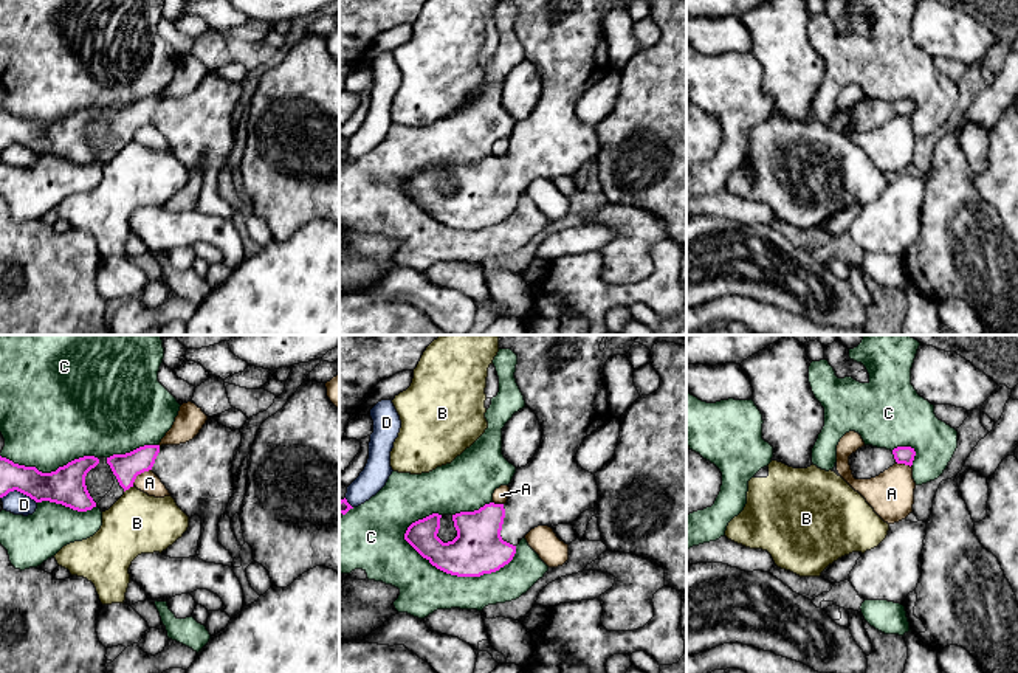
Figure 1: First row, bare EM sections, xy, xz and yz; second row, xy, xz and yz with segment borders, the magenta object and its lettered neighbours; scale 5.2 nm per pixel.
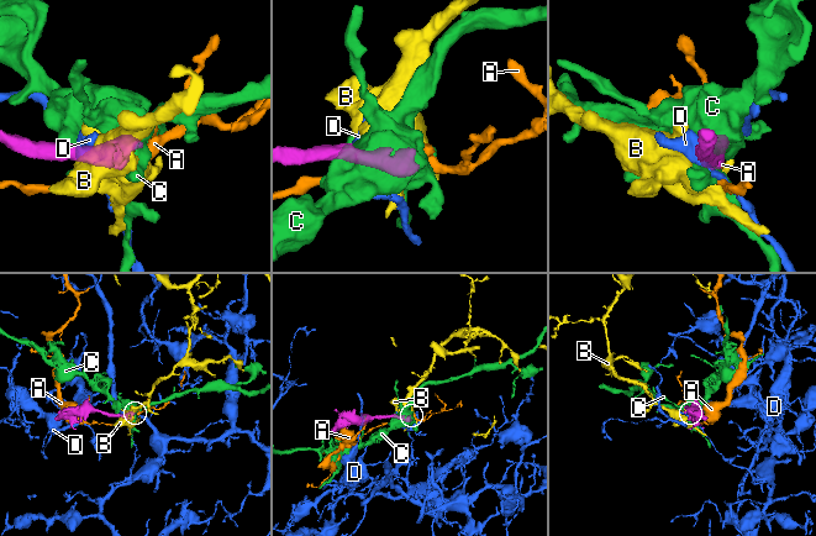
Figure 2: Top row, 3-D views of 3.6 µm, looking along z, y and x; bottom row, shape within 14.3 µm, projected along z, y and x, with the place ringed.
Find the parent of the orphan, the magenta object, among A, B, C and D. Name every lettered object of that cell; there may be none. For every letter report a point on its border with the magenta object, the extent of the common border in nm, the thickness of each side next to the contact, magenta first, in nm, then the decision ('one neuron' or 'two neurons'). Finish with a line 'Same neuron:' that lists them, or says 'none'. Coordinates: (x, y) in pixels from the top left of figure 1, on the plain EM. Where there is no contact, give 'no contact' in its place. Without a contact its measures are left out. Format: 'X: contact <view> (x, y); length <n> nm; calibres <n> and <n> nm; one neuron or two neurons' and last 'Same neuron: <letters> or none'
A: contact xy (140, 126); length 130 nm; calibres 140 and 110 nm; two neurons
B: contact xy (129, 140); length 70 nm; calibres 140 and 320 nm; two neurons
C: contact xz (462, 228); length 600 nm; calibres 260 and 260 nm; two neurons
D: contact xy (19, 143); length 190 nm; calibres 200 and 120 nm; two neurons
Same neuron: none

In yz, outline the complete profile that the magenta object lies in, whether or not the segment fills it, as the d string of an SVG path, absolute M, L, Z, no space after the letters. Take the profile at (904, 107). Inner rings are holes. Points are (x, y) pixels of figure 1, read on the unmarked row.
M865 98L849 109L849 118L855 132L871 132L894 116L913 118L916 104L911 99L897 99L892 104Z

